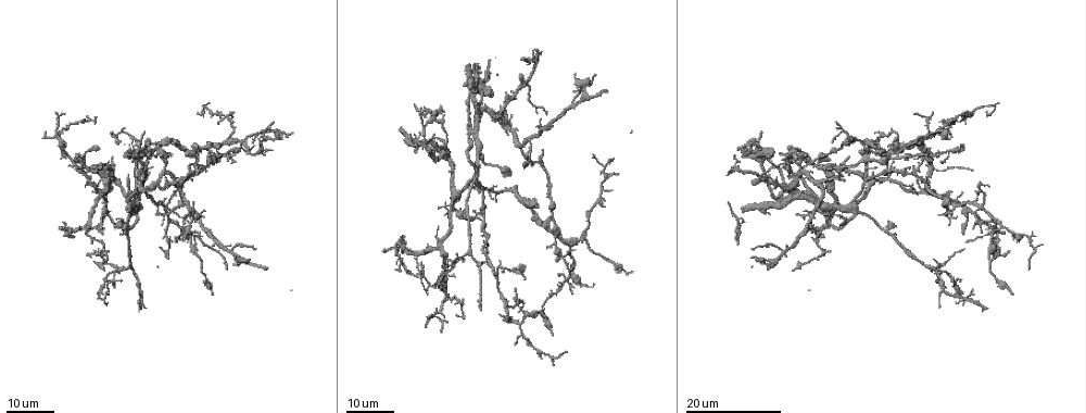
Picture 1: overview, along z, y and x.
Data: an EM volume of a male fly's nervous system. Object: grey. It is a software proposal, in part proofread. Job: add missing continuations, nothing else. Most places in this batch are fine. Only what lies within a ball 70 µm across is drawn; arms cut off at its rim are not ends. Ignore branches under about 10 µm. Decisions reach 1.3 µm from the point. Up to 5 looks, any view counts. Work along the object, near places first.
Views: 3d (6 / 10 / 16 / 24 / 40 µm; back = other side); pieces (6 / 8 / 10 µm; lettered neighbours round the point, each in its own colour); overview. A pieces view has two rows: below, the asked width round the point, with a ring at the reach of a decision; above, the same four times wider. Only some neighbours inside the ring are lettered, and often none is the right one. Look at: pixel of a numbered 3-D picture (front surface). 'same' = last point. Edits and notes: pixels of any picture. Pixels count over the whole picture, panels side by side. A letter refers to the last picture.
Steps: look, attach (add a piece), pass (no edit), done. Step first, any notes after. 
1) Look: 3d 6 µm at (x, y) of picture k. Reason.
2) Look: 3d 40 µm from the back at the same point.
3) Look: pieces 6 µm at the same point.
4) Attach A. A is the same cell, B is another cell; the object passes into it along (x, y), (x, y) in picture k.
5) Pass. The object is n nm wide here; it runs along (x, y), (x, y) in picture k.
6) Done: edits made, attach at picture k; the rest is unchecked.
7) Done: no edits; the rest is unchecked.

Look: 3d 16 µm at (128, 175) of picture 1. Branch stops here.

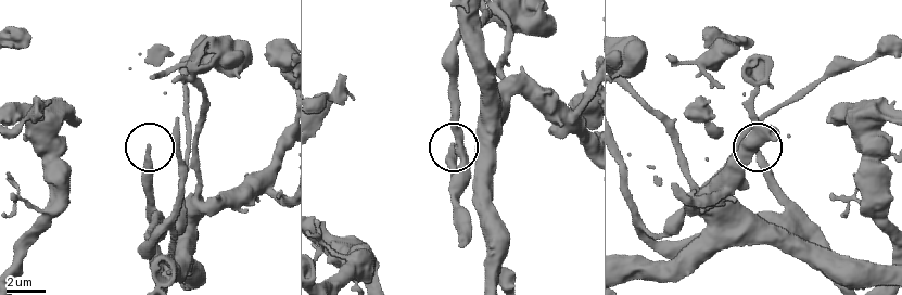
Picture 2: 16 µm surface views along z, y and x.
Look: pieces 6 µm at (450, 144) of picture 2.

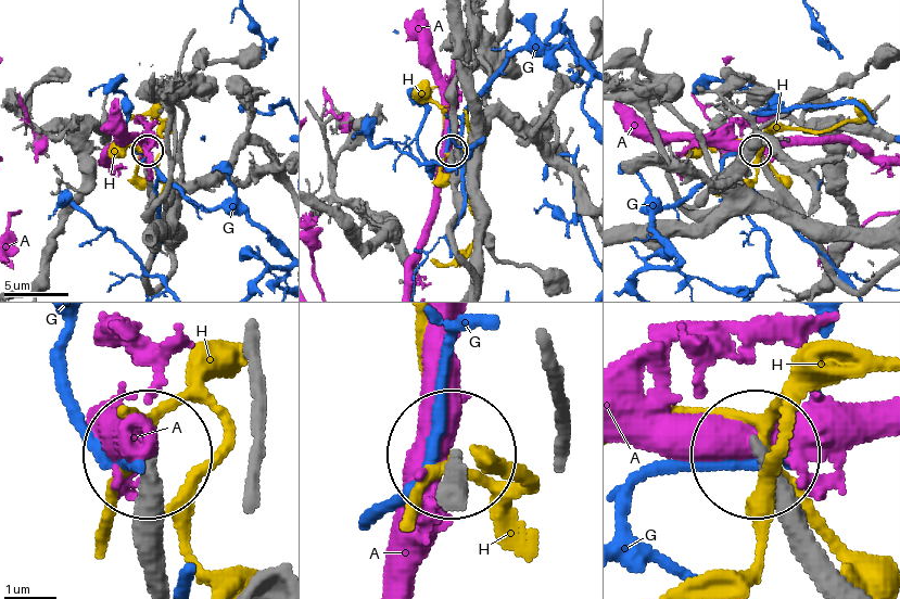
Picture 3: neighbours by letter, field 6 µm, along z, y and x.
Pass. The object is 230 nm wide here; A, G and H are other cells; it runs along (164, 587), (151, 461) in picture 3; none of them fits.

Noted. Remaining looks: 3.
Look: 3d 24 µm at (142, 307) of picture 1. An open end.

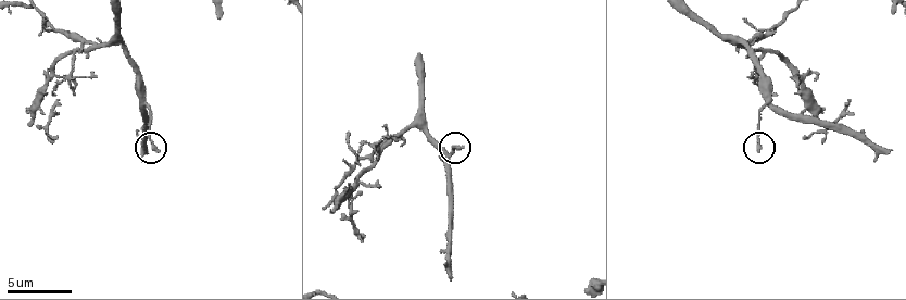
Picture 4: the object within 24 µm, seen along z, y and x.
Look: 3d 10 µm at (463, 145) of picture 4. Closer look.

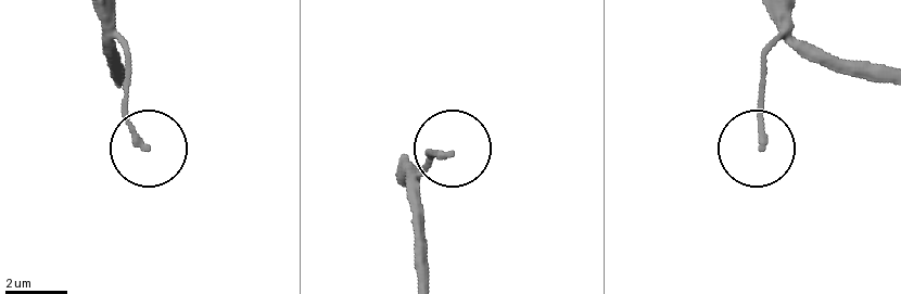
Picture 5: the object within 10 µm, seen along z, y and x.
Look: pieces 6 µm at (448, 154) of picture 5.

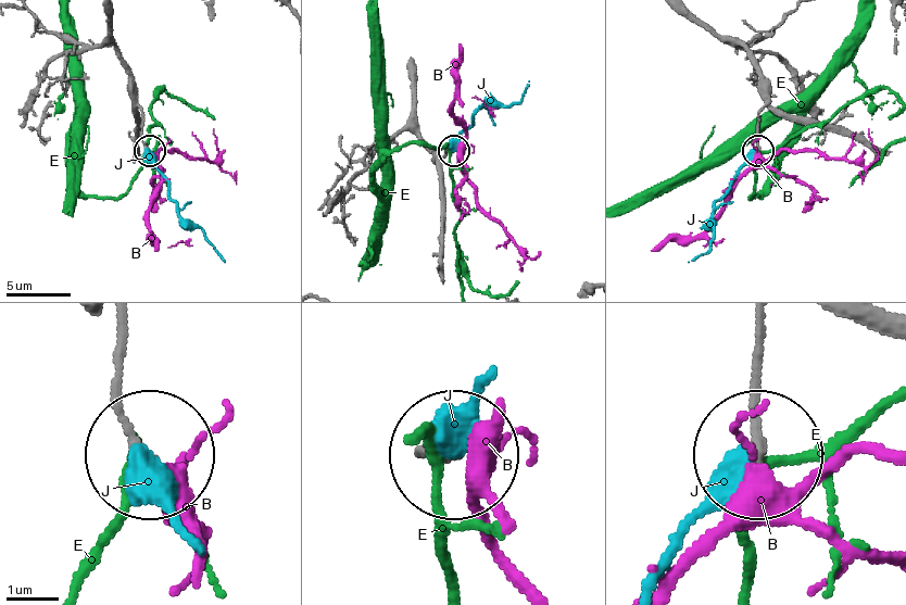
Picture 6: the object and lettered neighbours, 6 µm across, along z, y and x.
Pass. B, E and J are other cells; it runs along (122, 331), (122, 410), (143, 444) in picture 6; none of them fits.

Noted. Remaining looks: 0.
Done: no edits; the rest is unchecked.

